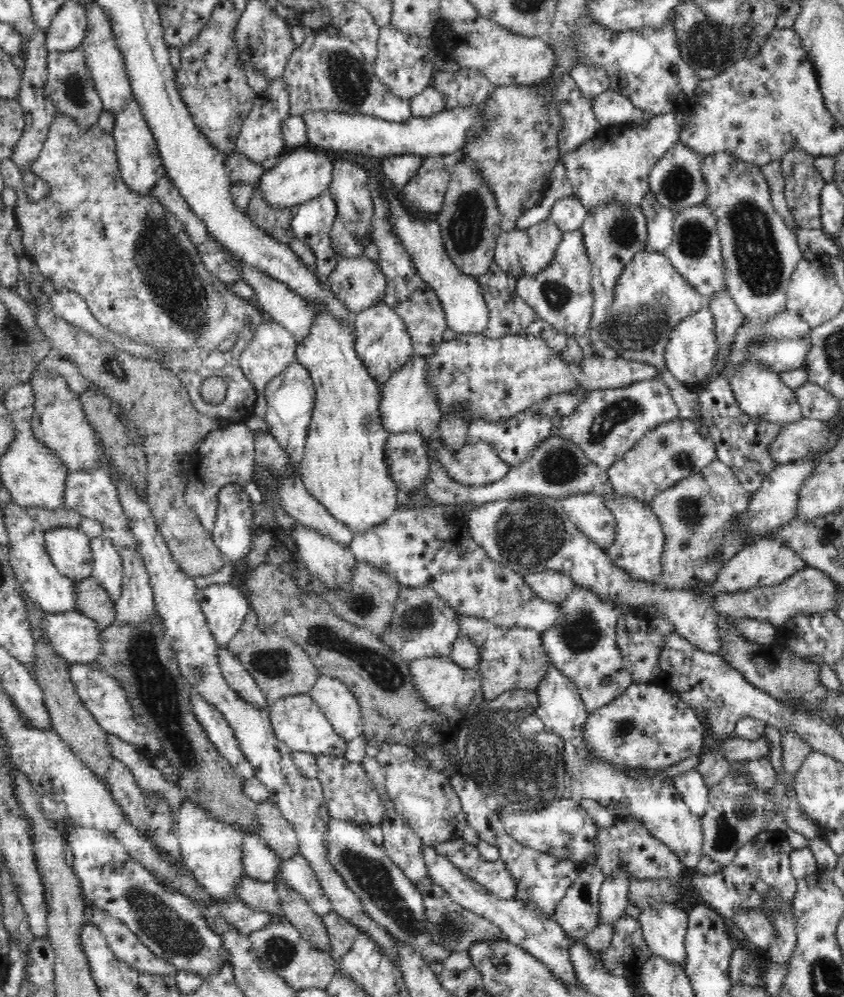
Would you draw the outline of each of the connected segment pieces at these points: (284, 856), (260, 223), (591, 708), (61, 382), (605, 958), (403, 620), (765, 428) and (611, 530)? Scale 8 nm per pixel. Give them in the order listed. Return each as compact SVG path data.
M269 800L256 806L256 824L261 837L282 862L299 854L298 837L292 824L282 818L280 809Z
M254 184L254 192L248 204L247 215L253 223L263 230L268 236L272 236L280 244L288 244L293 239L291 220L294 208L272 208L262 196L257 184Z
M576 583L559 604L559 619L554 628L540 634L545 652L564 676L577 684L586 712L592 714L610 704L633 683L631 672L623 667L623 656L617 643L616 626L620 607L604 602L590 588Z
M48 370L42 375L33 377L29 383L35 395L34 414L32 416L32 433L34 433L34 438L45 444L56 456L59 456L59 459L66 465L70 473L78 470L100 468L96 435L86 419L86 415L84 415L79 395L69 388L66 379L57 371Z
M628 915L613 924L614 934L610 948L596 955L603 968L615 976L630 981L640 980L642 966L654 957L643 937L641 924Z
M430 586L401 587L394 605L390 628L380 640L402 660L410 663L424 656L449 656L454 641L459 638L460 614Z
M723 377L716 378L696 389L698 391L697 408L702 413L702 426L706 427L712 436L717 459L732 469L739 478L740 485L754 494L762 486L764 478L772 472L779 463L768 452L769 444L780 434L786 425L768 423L764 419L752 421L746 413L740 411L738 401L734 397L730 381Z
M574 494L559 502L576 528L607 554L607 548L615 542L616 519L603 498L598 494Z

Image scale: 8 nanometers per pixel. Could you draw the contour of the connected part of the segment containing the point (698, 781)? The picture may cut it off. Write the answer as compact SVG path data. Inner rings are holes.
M696 768L674 778L675 787L679 790L688 808L701 817L709 801L709 787L706 786L701 772Z

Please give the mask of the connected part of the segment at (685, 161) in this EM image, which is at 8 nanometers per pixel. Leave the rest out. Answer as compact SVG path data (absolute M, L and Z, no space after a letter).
M679 142L674 144L671 150L668 150L662 159L654 164L648 174L650 190L655 194L656 200L669 208L675 215L677 212L700 204L706 198L707 184L701 173L701 160L706 157L688 149L688 146Z

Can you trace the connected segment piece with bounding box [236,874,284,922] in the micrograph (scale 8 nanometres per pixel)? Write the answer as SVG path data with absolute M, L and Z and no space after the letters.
M244 874L238 883L237 897L254 911L270 913L276 922L284 921L284 915L273 881L259 882Z

